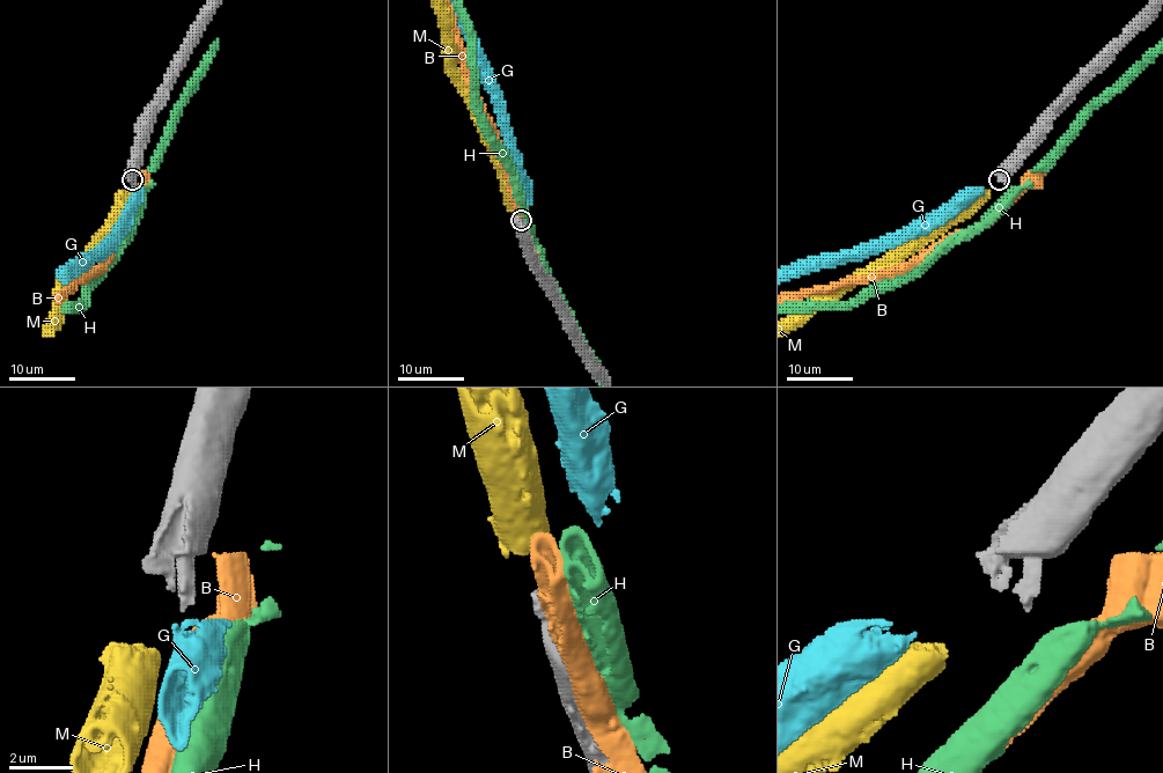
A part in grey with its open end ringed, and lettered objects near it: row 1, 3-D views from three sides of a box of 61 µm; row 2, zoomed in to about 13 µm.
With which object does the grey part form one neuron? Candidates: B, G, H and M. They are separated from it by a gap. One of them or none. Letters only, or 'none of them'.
M

